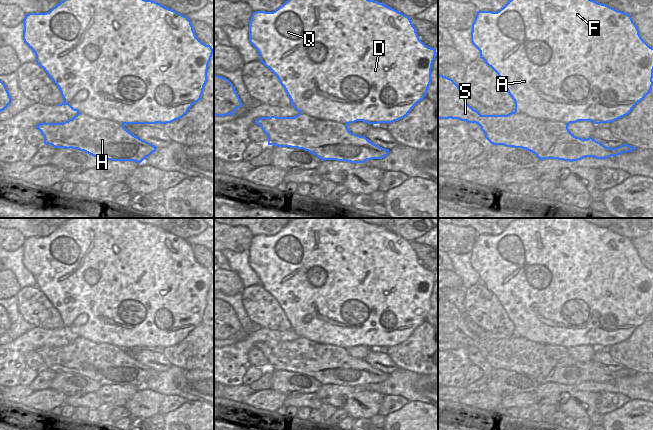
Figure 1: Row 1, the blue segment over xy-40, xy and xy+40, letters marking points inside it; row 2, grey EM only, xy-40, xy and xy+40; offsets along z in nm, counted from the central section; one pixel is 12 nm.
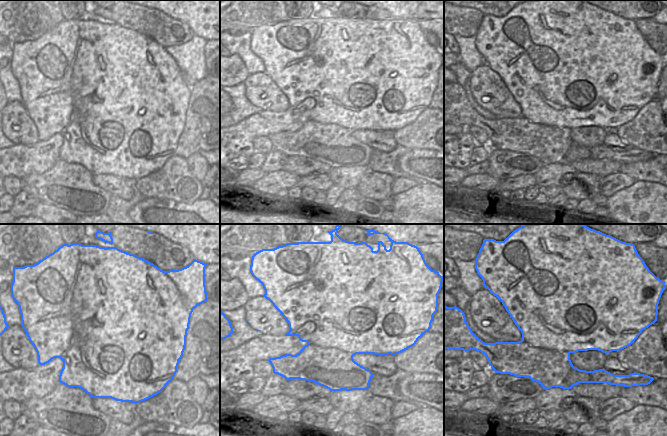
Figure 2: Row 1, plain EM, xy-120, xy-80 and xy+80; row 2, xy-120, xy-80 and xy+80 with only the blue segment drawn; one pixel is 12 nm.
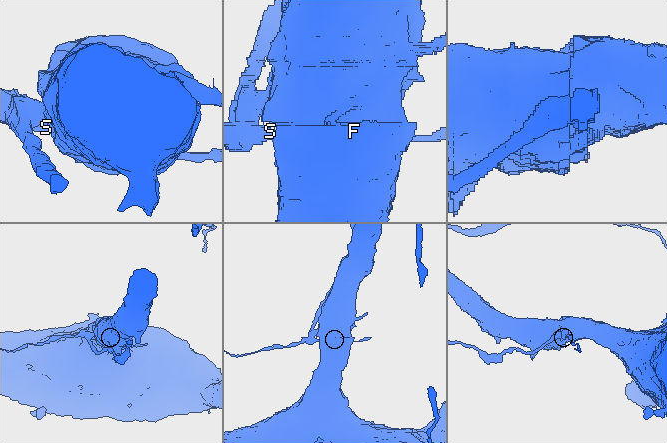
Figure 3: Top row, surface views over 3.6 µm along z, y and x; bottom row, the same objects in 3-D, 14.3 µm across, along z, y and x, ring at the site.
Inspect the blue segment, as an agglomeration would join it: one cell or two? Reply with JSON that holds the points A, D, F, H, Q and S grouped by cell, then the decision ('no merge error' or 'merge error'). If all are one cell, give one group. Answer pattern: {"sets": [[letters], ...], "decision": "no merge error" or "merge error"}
{"sets": [["A", "D", "F", "H", "Q"], ["S"]], "decision": "merge error"}

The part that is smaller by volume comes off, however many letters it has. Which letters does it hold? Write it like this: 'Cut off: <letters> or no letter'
Cut off: S

